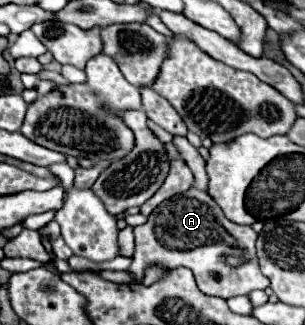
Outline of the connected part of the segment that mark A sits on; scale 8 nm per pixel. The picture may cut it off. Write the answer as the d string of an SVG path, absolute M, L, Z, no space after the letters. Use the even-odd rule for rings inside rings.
M194 186L156 206L148 216L148 222L134 228L134 236L136 252L128 268L134 282L144 280L144 270L148 266L162 266L168 270L186 266L194 272L196 284L206 296L228 300L232 296L268 288L268 278L258 268L254 248L258 234L252 226L230 222L208 192Z

